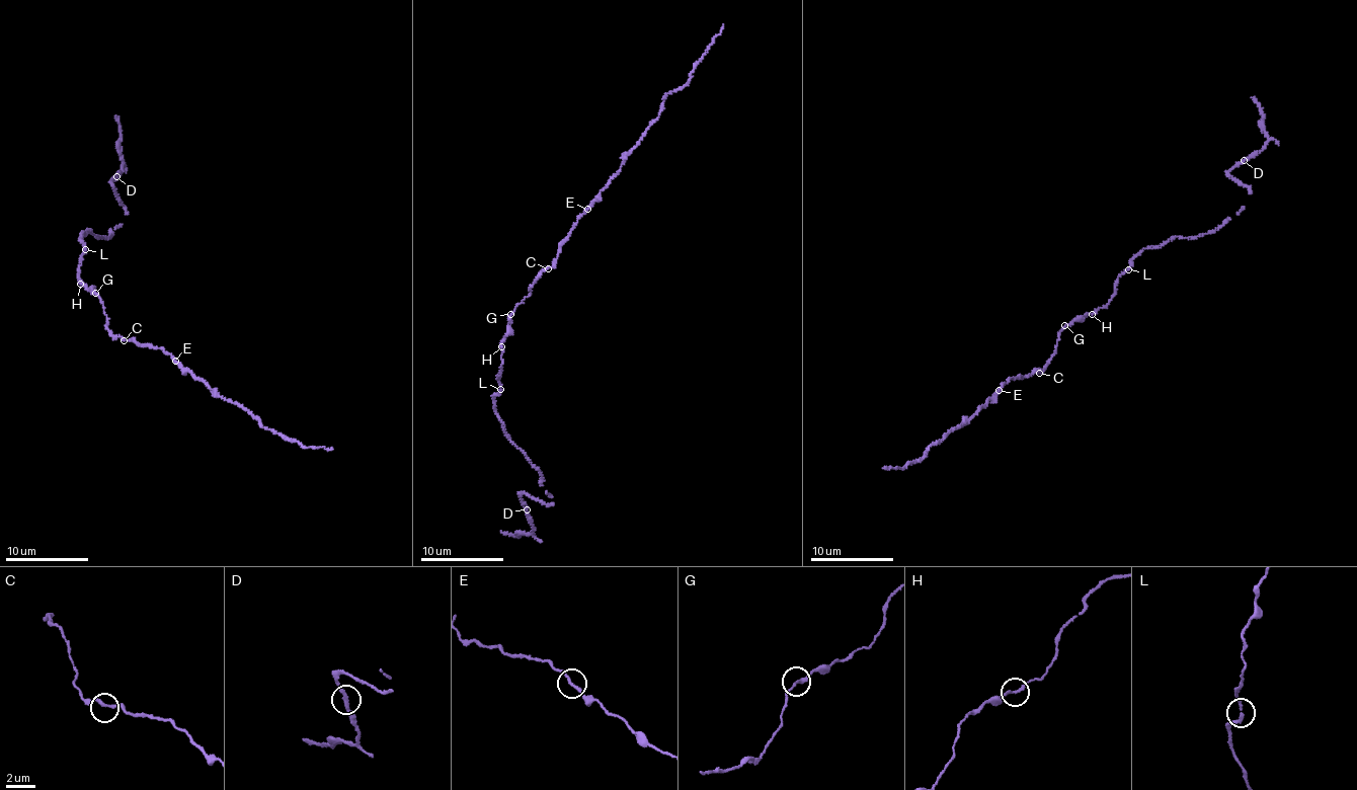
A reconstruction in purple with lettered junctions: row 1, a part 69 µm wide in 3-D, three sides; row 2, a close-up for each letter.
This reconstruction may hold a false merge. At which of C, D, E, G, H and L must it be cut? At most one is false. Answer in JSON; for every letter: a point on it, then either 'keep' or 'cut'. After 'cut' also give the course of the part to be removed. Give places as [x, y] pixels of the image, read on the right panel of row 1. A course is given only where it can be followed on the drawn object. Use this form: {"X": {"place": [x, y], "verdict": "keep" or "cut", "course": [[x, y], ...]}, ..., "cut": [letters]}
{"C": {"place": [1039, 373], "verdict": "keep"}, "D": {"place": [1244, 160], "verdict": "keep"}, "E": {"place": [999, 390], "verdict": "keep"}, "G": {"place": [1064, 325], "verdict": "keep"}, "H": {"place": [1092, 314], "verdict": "keep"}, "L": {"place": [1128, 269], "verdict": "keep"}, "cut": []}

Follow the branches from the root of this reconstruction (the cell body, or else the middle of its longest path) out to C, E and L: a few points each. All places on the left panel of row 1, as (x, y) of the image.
C: (97, 295), (106, 315), (109, 332), (124, 340)
E: (97, 295), (106, 315), (109, 332), (142, 345), (160, 347), (175, 361)
L: (97, 295), (78, 280), (79, 259), (84, 250)

